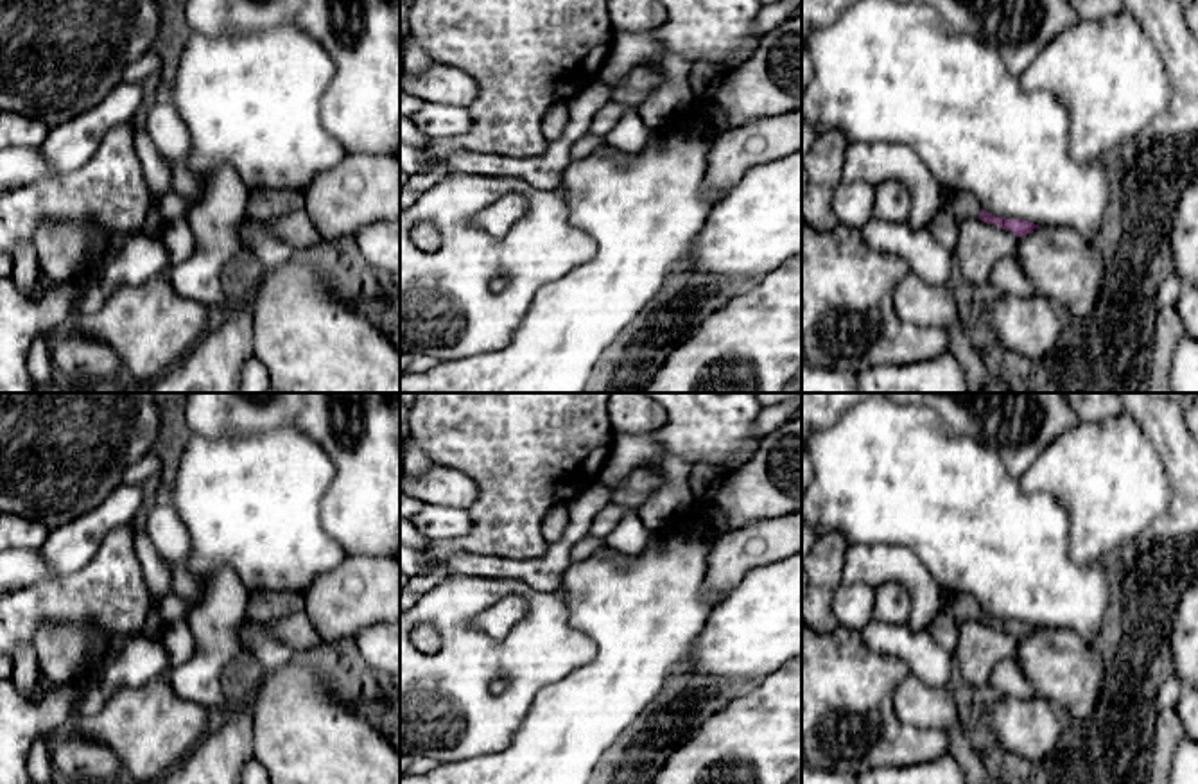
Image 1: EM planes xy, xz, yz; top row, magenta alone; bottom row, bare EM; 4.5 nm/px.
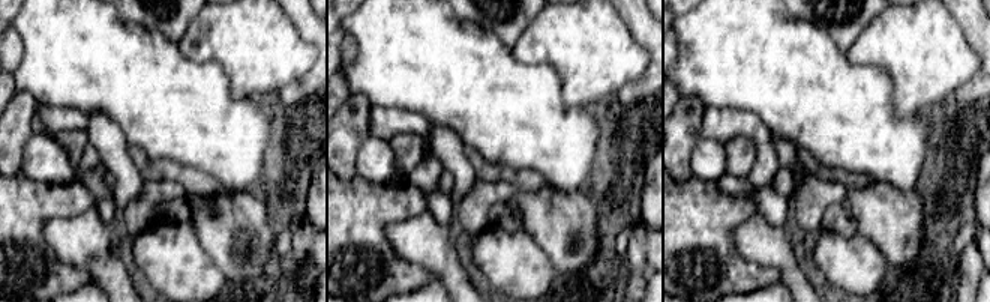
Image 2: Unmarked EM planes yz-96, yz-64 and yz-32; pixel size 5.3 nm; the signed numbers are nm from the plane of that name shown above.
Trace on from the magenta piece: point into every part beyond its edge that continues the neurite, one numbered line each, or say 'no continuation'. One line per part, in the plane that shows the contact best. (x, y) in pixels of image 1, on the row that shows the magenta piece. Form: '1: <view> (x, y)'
1: yz (963, 205)

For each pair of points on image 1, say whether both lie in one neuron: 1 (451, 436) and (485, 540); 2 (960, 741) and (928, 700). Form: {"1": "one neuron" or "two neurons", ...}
{"1": "one neuron", "2": "one neuron"}

